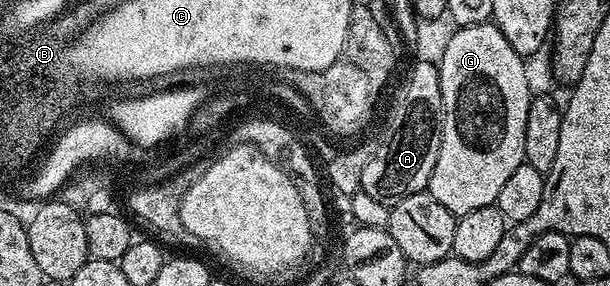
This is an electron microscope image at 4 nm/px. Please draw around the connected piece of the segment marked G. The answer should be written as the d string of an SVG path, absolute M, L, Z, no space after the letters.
M471 24L456 29L448 37L446 49L439 61L441 74L441 145L435 158L435 170L429 179L428 192L454 216L460 218L479 207L496 205L499 190L519 166L525 163L525 131L529 113L529 76L525 73L526 61L503 38L497 25Z

